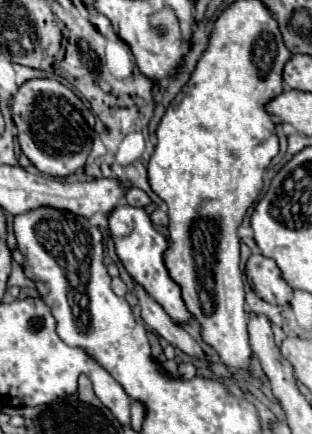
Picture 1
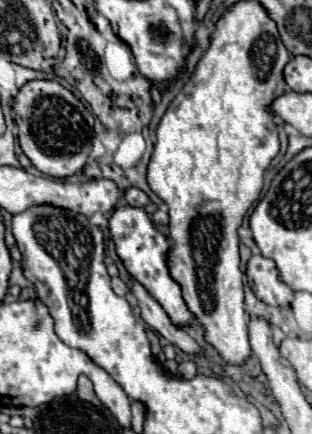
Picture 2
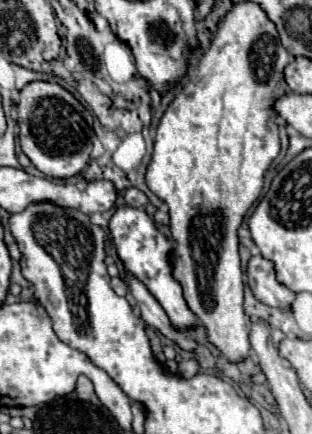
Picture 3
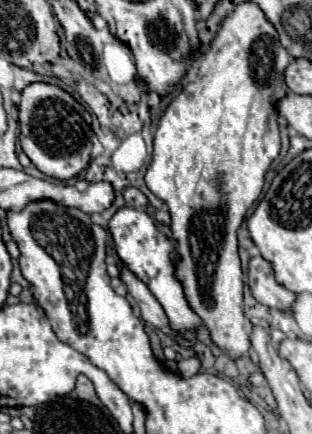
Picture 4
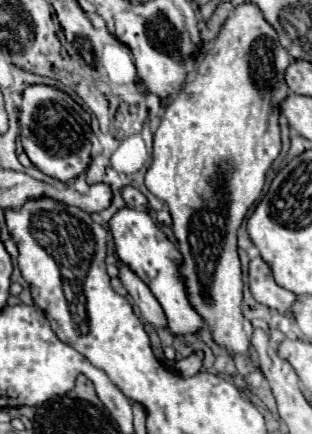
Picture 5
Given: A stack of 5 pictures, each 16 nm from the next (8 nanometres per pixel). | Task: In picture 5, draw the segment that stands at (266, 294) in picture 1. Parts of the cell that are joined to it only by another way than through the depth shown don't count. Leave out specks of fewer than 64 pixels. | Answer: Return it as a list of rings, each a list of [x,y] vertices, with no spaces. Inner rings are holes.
[[[260,256],[250,260],[248,284],[250,284],[252,296],[260,304],[264,304],[268,308],[274,308],[278,312],[290,312],[292,304],[296,302],[296,294],[282,288],[280,284],[276,284],[270,264],[264,262]]]

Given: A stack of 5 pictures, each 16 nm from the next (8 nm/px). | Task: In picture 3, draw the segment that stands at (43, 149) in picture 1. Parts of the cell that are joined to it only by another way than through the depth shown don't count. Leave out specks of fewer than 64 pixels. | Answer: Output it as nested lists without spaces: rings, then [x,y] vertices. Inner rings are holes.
[[[34,80],[20,90],[18,102],[14,104],[20,126],[20,146],[30,162],[46,176],[70,178],[84,170],[92,150],[92,114],[86,106],[74,98],[72,92],[56,82]]]

